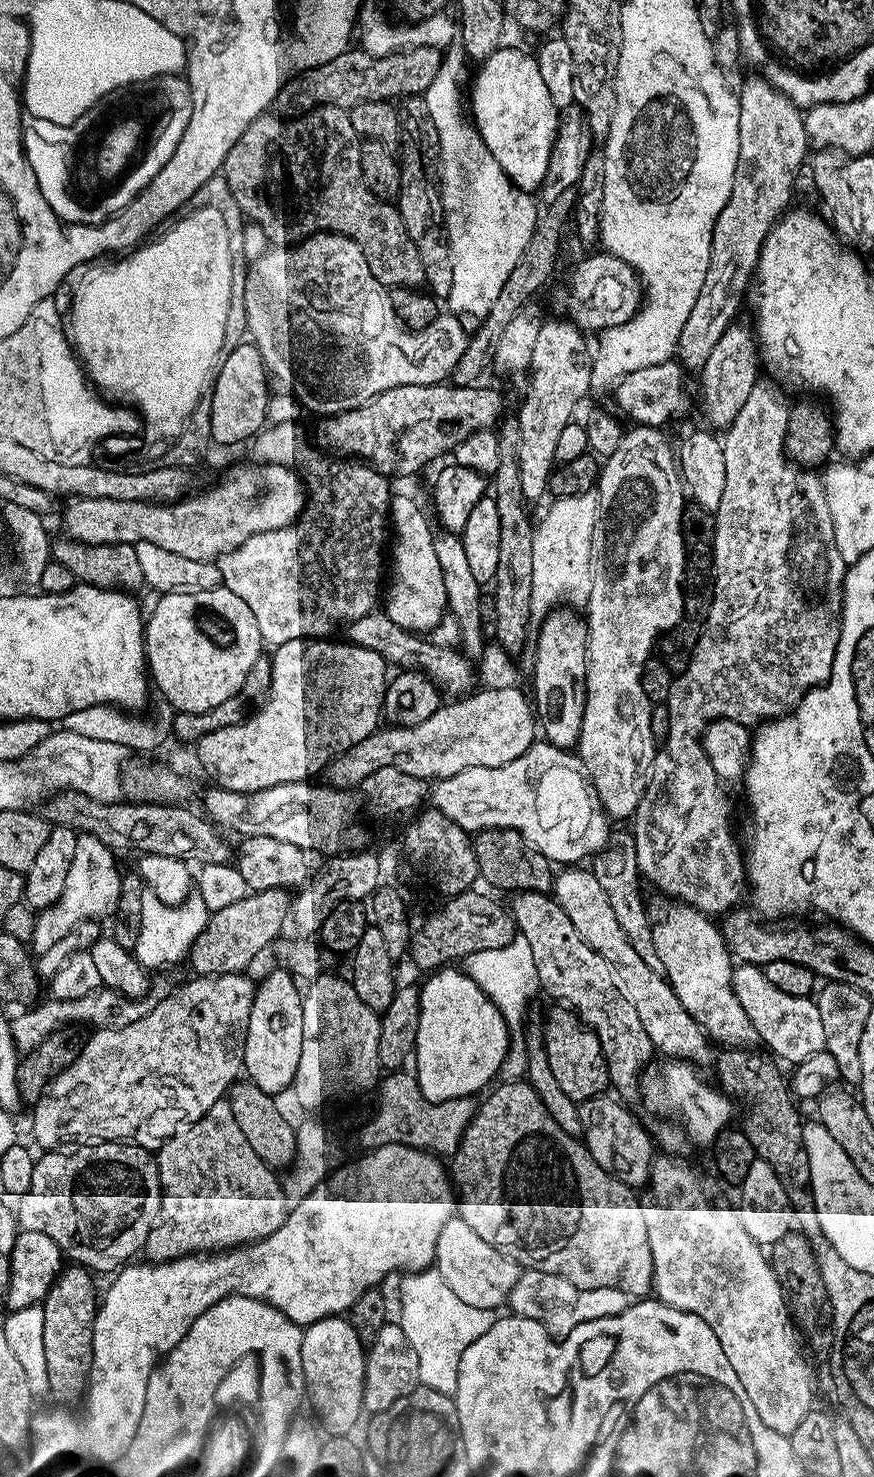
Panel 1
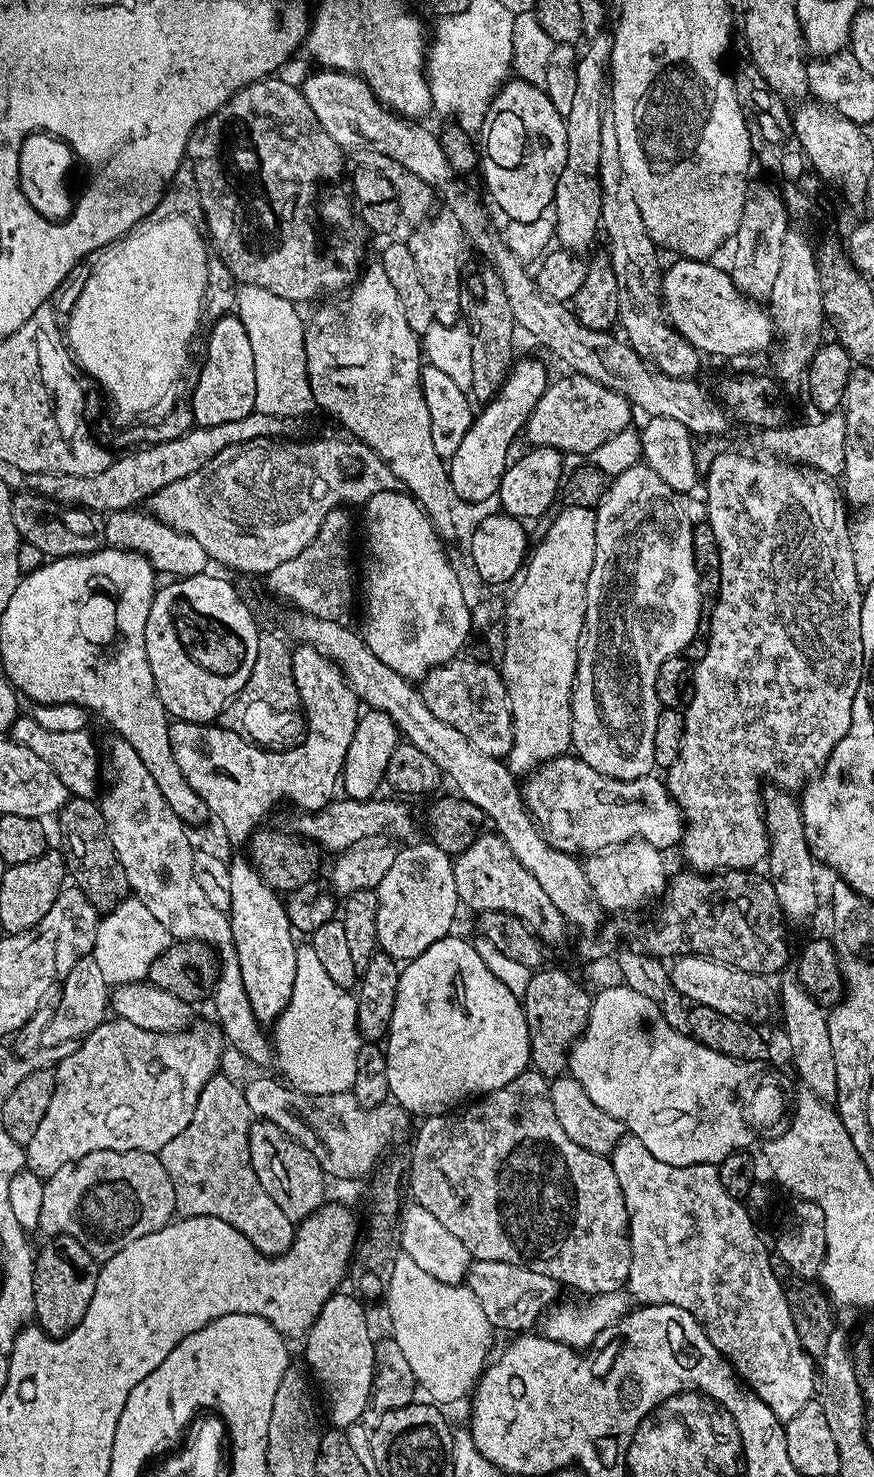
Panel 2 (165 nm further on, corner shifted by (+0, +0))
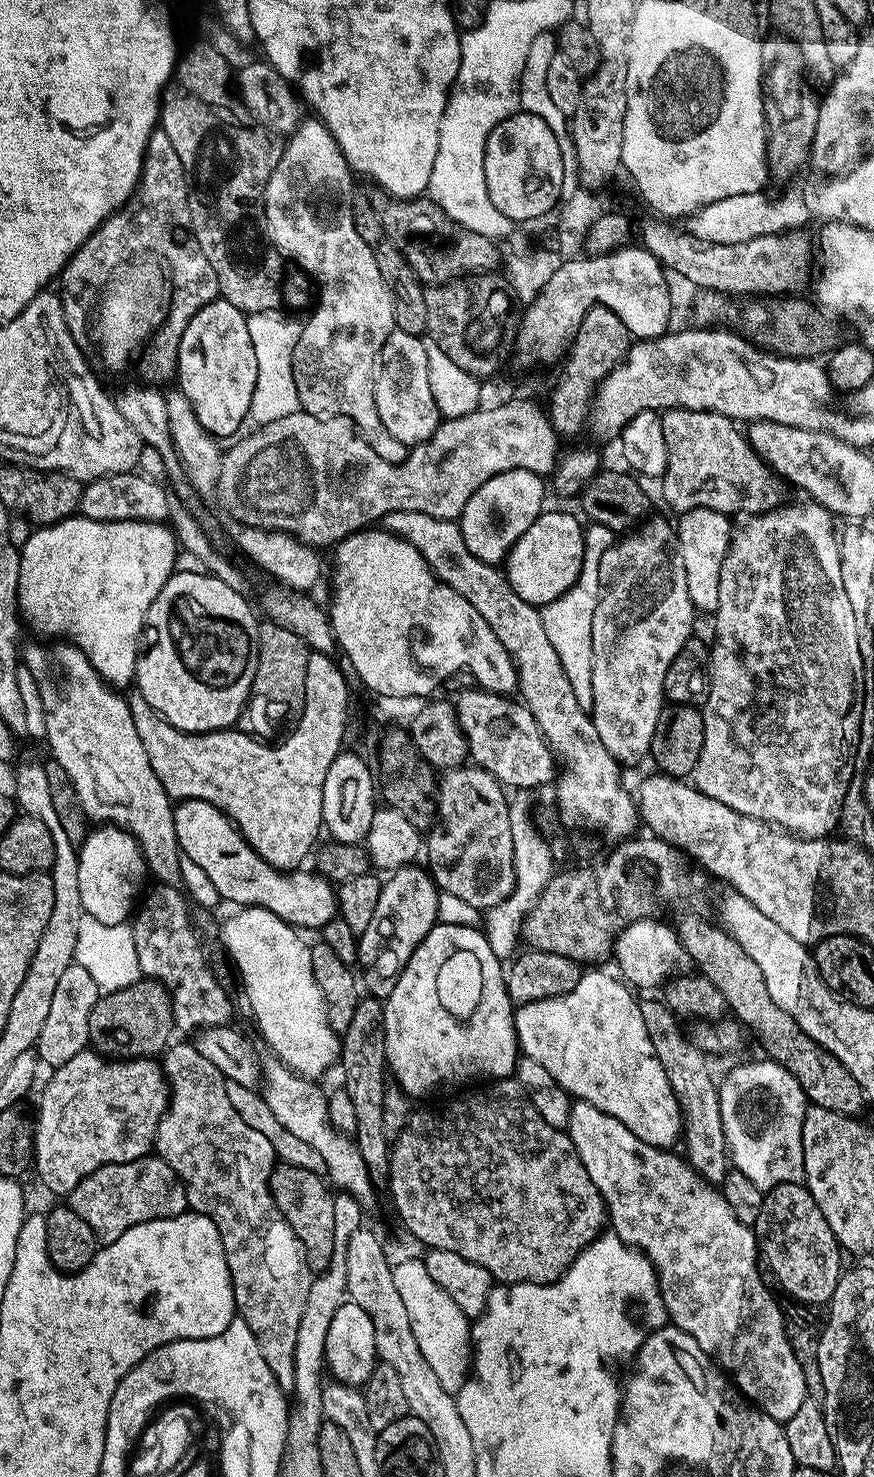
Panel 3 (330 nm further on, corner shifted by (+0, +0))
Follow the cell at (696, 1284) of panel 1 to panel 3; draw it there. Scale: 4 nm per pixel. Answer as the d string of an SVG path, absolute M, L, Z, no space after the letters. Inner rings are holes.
M576 1100L571 1105L568 1113L566 1131L574 1142L582 1166L586 1166L586 1174L590 1174L590 1182L594 1182L594 1186L598 1186L598 1190L602 1194L611 1231L629 1248L634 1248L637 1252L643 1252L654 1266L656 1277L660 1279L660 1293L668 1311L669 1321L675 1327L681 1328L686 1334L690 1334L690 1338L694 1338L694 1342L698 1342L698 1346L702 1346L702 1350L706 1355L712 1357L721 1369L727 1370L734 1381L735 1387L739 1388L741 1393L755 1407L762 1409L766 1414L770 1414L770 1418L781 1422L794 1418L794 1414L801 1408L802 1402L809 1399L808 1387L806 1386L806 1378L802 1374L802 1366L798 1366L798 1358L794 1358L792 1342L788 1339L787 1328L784 1327L784 1313L781 1305L778 1300L776 1304L775 1298L768 1293L768 1288L764 1285L763 1278L760 1277L761 1265L758 1263L755 1231L749 1225L738 1222L738 1218L734 1218L730 1206L726 1206L724 1195L720 1193L719 1187L713 1186L709 1181L702 1179L683 1155L675 1156L675 1151L667 1148L655 1148L646 1142L642 1142L642 1138L638 1138L630 1130L626 1130L626 1126L622 1126L622 1122L618 1122L618 1118L598 1110L598 1106L590 1106L590 1102L585 1100Z

